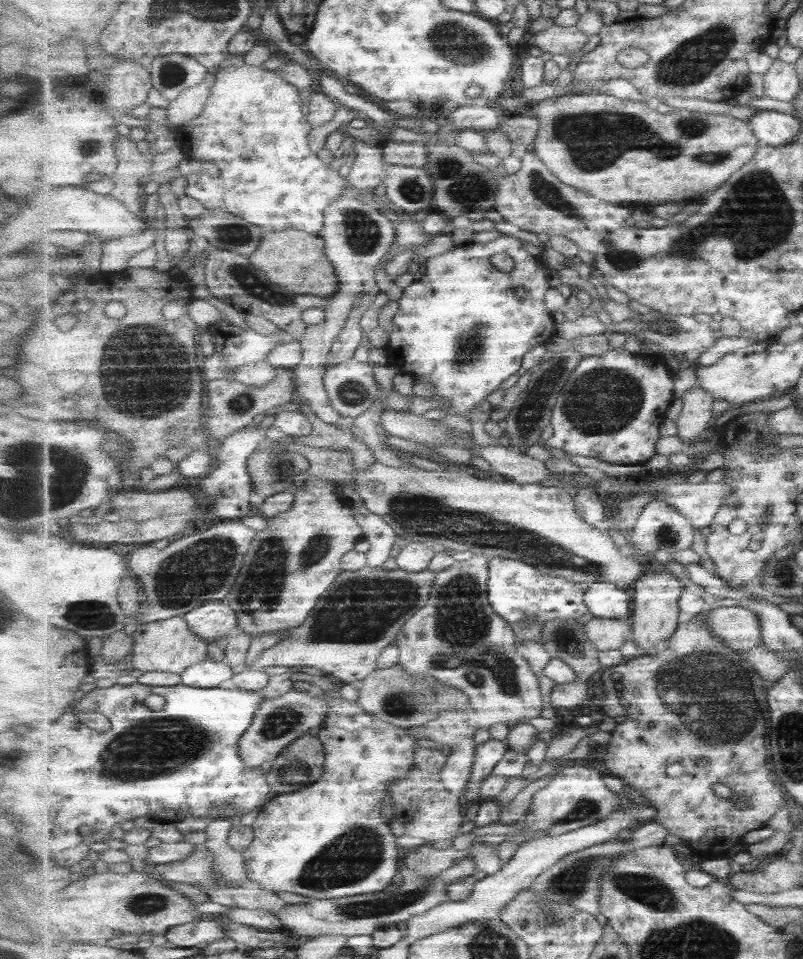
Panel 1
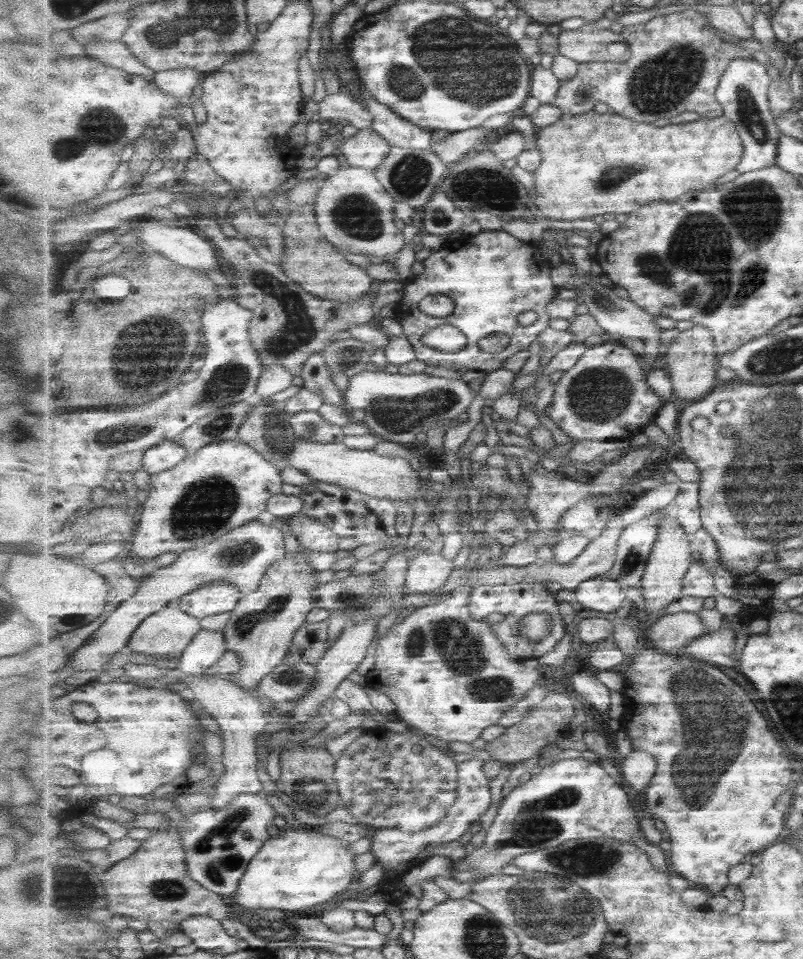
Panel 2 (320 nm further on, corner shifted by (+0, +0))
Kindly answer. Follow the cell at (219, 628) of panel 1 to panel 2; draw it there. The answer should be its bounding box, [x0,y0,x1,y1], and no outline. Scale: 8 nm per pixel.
[179,581,243,619]

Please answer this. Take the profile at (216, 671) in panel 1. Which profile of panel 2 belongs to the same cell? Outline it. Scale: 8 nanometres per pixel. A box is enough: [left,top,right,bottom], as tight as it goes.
[176,629,227,675]

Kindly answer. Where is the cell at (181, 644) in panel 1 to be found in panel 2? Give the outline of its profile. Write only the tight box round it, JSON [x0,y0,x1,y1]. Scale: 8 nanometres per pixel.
[128,608,200,660]

